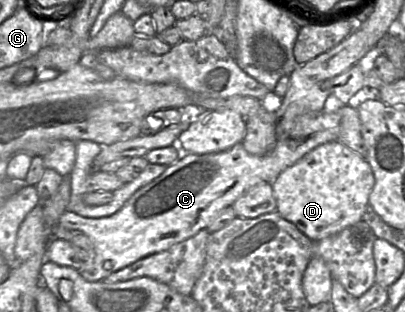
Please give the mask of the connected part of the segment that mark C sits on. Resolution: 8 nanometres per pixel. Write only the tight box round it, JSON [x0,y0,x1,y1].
[58,99,345,282]

